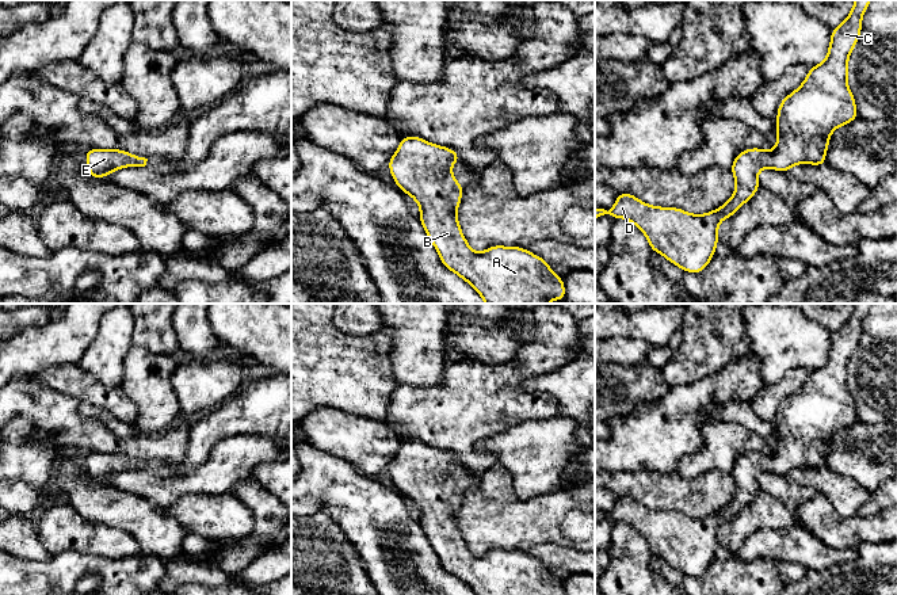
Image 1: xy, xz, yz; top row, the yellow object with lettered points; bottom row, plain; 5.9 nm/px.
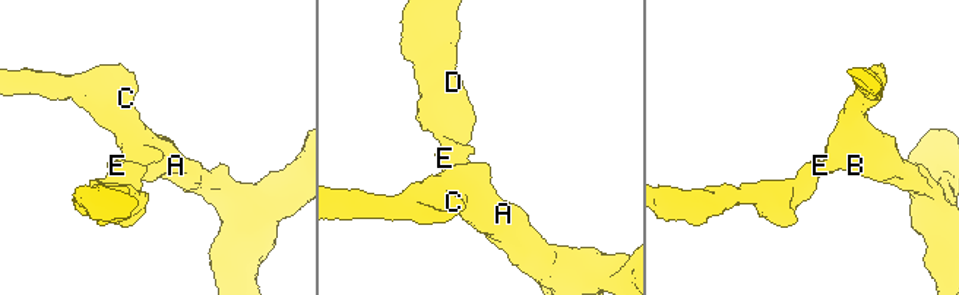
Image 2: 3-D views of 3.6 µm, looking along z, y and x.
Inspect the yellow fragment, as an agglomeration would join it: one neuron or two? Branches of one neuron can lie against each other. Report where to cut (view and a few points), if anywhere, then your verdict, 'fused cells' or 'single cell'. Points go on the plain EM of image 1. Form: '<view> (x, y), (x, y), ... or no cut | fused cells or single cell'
no cut | single cell

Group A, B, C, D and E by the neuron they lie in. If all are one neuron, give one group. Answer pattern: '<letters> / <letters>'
A B C D E

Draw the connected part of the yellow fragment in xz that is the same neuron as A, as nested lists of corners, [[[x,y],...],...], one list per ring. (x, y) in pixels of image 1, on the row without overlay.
[[[409,439],[400,443],[398,453],[388,468],[397,491],[420,510],[419,523],[443,569],[466,584],[476,595],[565,595],[562,581],[550,573],[549,567],[519,549],[493,549],[484,556],[472,553],[457,520],[465,493],[451,476],[451,469],[458,465],[461,465],[459,458],[453,453]]]

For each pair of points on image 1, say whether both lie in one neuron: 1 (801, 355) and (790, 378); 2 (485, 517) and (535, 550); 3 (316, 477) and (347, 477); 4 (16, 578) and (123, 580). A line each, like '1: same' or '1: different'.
1: different
2: different
3: same
4: same

